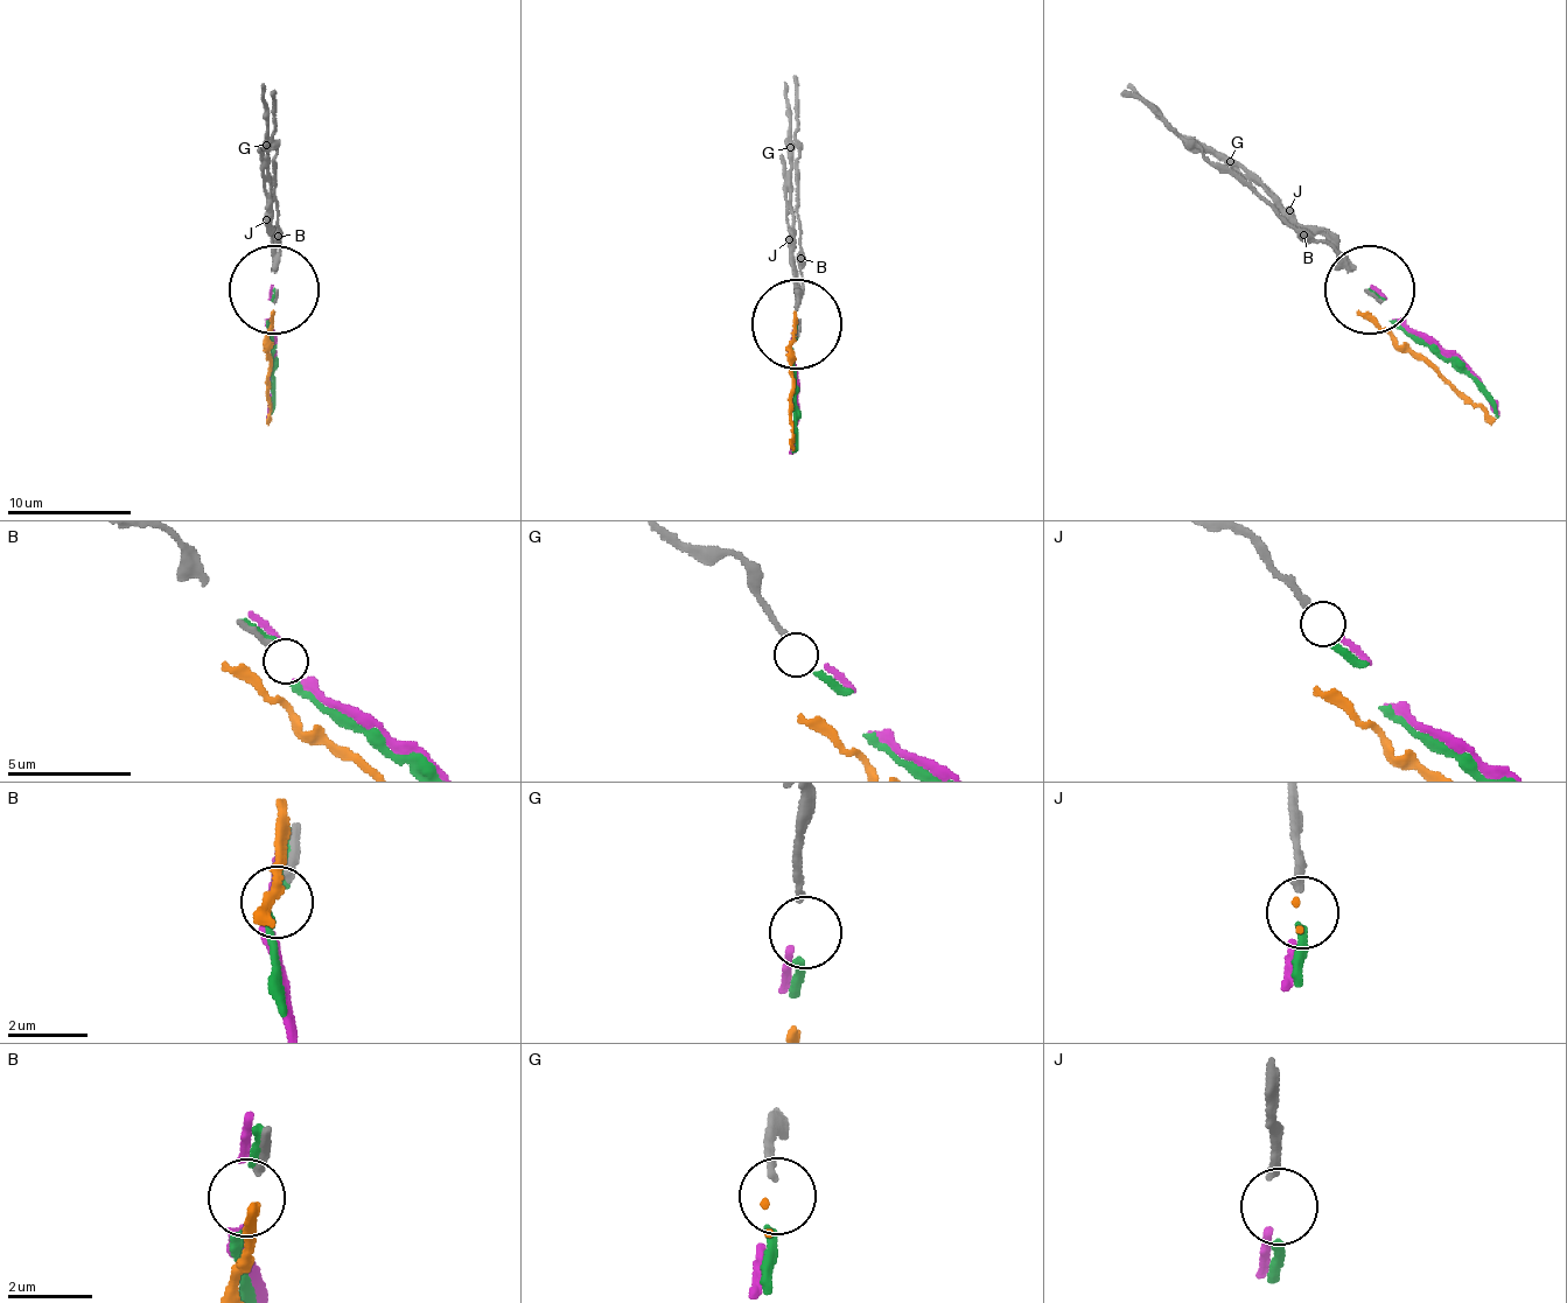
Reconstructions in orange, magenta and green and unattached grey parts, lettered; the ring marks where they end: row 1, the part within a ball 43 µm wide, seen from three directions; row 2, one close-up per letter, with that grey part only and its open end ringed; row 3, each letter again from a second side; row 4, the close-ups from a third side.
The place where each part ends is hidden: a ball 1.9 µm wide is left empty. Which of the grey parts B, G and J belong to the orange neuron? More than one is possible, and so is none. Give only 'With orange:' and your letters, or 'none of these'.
With orange: none of these

